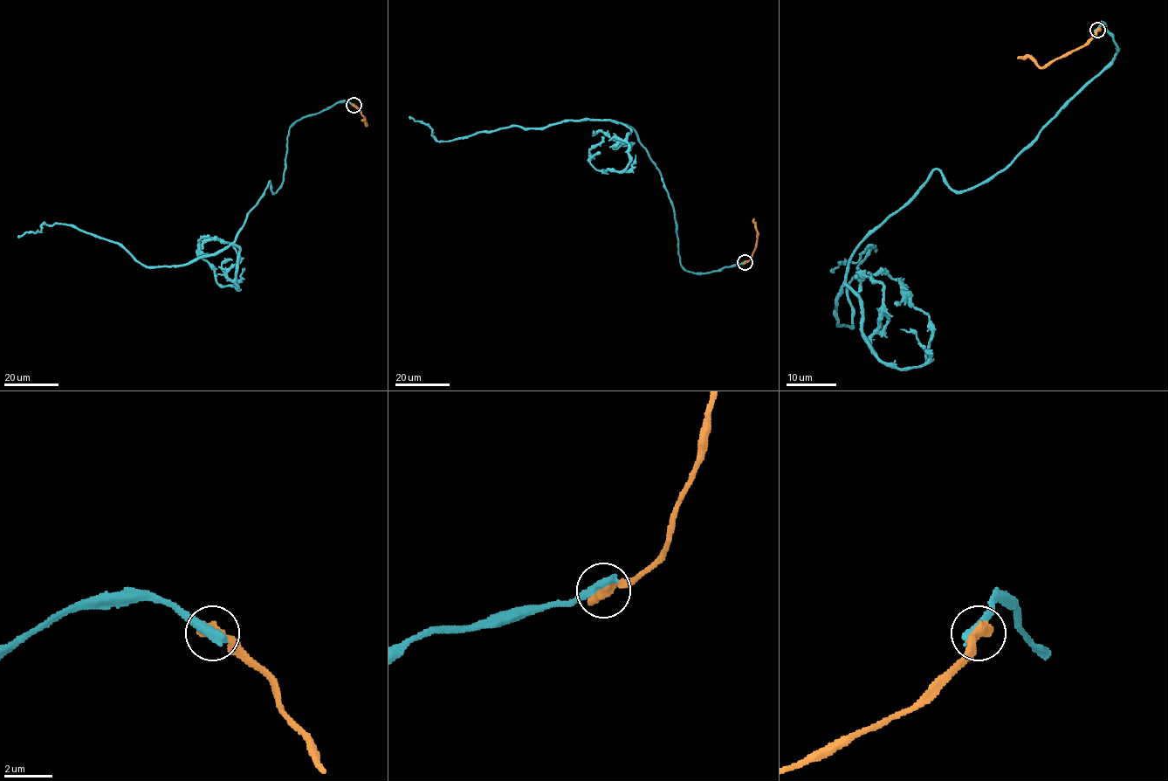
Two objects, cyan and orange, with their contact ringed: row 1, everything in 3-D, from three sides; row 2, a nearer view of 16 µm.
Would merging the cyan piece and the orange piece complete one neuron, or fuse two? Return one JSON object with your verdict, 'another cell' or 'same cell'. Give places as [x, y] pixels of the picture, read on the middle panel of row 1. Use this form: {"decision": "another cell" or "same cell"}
{"decision": "another cell"}

